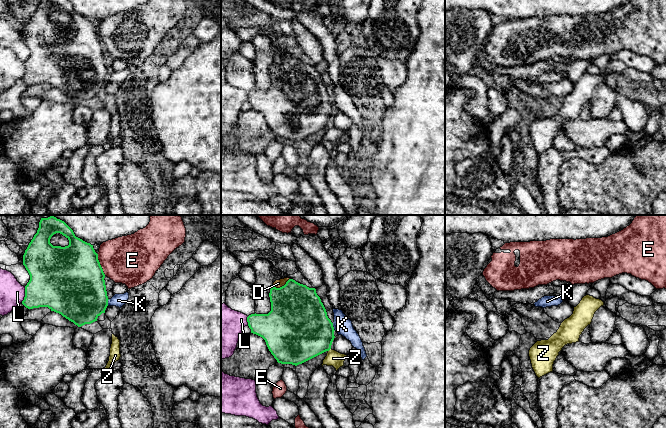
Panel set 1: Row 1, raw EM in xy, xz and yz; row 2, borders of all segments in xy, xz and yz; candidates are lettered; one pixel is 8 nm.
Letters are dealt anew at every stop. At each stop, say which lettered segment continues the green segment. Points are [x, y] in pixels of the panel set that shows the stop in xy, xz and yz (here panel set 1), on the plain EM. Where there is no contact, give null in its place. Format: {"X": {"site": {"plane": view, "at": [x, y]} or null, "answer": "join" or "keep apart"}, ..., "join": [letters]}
{"D": {"site": {"plane": "xz", "at": [282, 62]}, "answer": "keep apart"}, "E": {"site": {"plane": "xy", "at": [100, 41]}, "answer": "keep apart"}, "K": {"site": {"plane": "xz", "at": [333, 103]}, "answer": "keep apart"}, "L": {"site": {"plane": "xy", "at": [25, 70]}, "answer": "keep apart"}, "Z": {"site": {"plane": "xz", "at": [329, 125]}, "answer": "keep apart"}, "join": []}

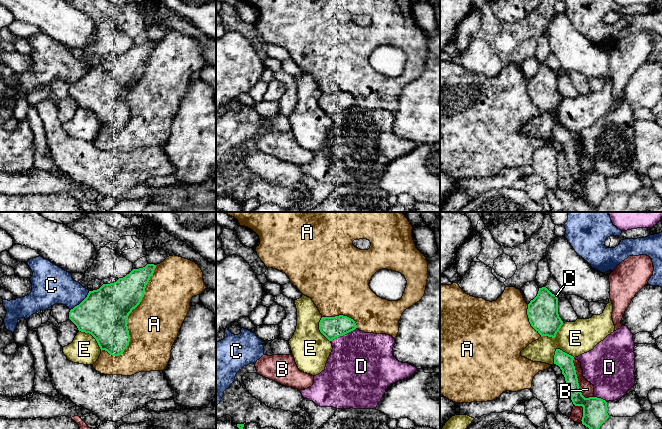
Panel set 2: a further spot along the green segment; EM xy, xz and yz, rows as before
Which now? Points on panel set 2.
{"A": {"site": {"plane": "xy", "at": [127, 95]}, "answer": "keep apart"}, "B": {"site": {"plane": "yz", "at": [577, 158]}, "answer": "keep apart"}, "C": {"site": {"plane": "xy", "at": [81, 78]}, "answer": "keep apart"}, "D": {"site": {"plane": "xz", "at": [343, 110]}, "answer": "keep apart"}, "E": {"site": {"plane": "yz", "at": [558, 125]}, "answer": "keep apart"}, "join": []}

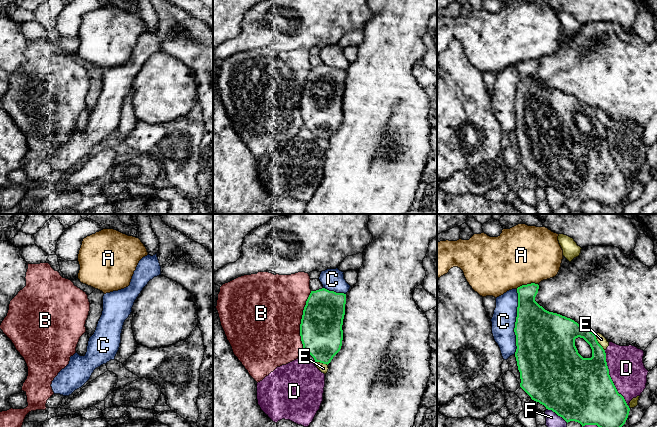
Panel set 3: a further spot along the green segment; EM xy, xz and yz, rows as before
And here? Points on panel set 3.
{"A": {"site": {"plane": "yz", "at": [527, 60]}, "answer": "keep apart"}, "B": {"site": {"plane": "xz", "at": [301, 96]}, "answer": "keep apart"}, "C": {"site": {"plane": "yz", "at": [516, 97]}, "answer": "keep apart"}, "D": {"site": {"plane": "yz", "at": [611, 155]}, "answer": "keep apart"}, "E": {"site": {"plane": "yz", "at": [597, 118]}, "answer": "keep apart"}, "F": {"site": {"plane": "yz", "at": [557, 190]}, "answer": "keep apart"}, "join": []}

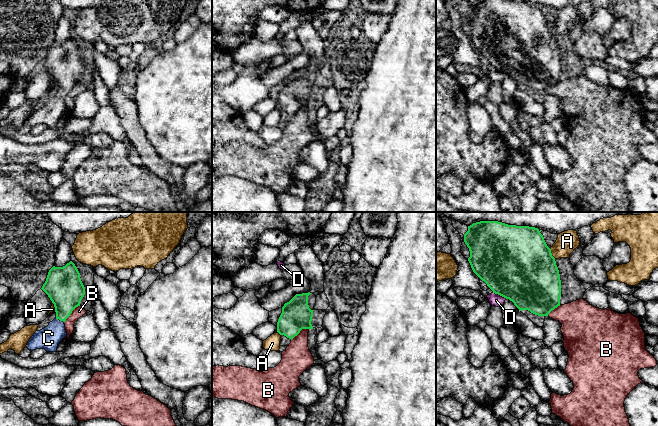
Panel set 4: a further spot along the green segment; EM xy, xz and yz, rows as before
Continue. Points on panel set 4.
{"A": {"site": {"plane": "yz", "at": [551, 29]}, "answer": "keep apart"}, "B": {"site": {"plane": "xz", "at": [300, 106]}, "answer": "keep apart"}, "C": {"site": {"plane": "xy", "at": [59, 95]}, "answer": "join"}, "D": {"site": {"plane": "yz", "at": [500, 71]}, "answer": "keep apart"}, "join": ["C"]}

